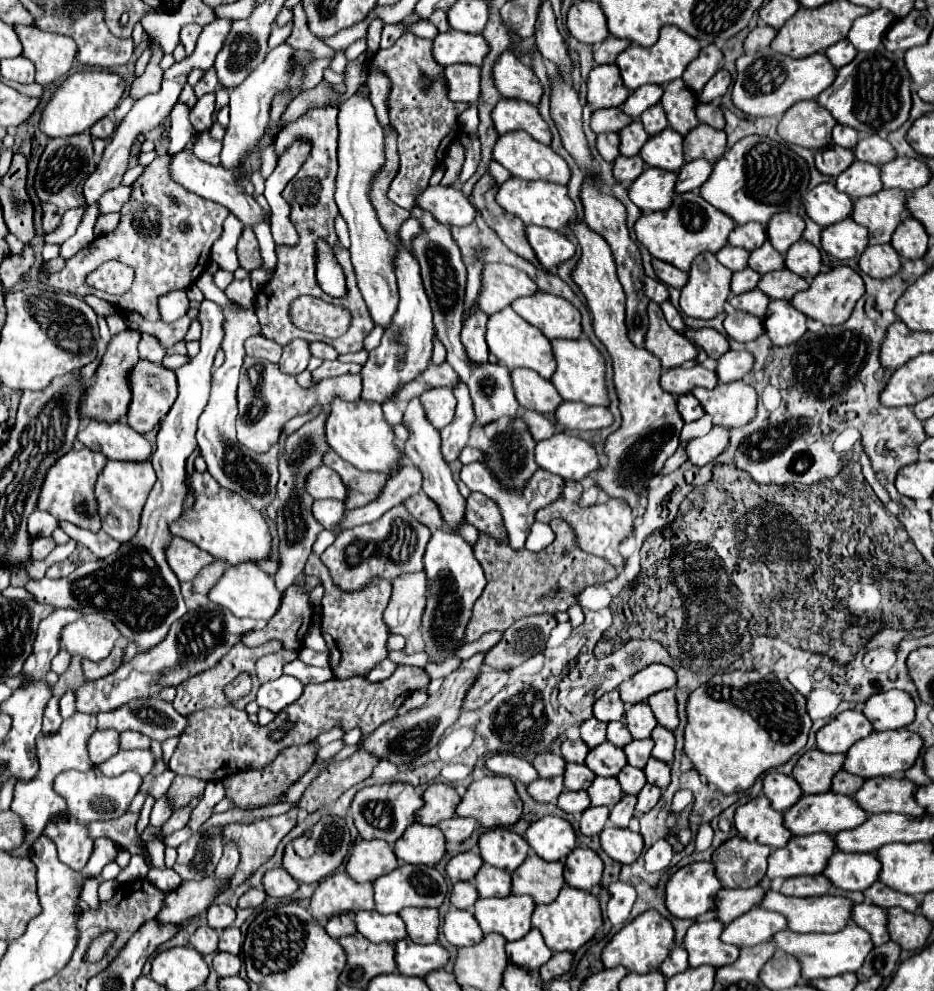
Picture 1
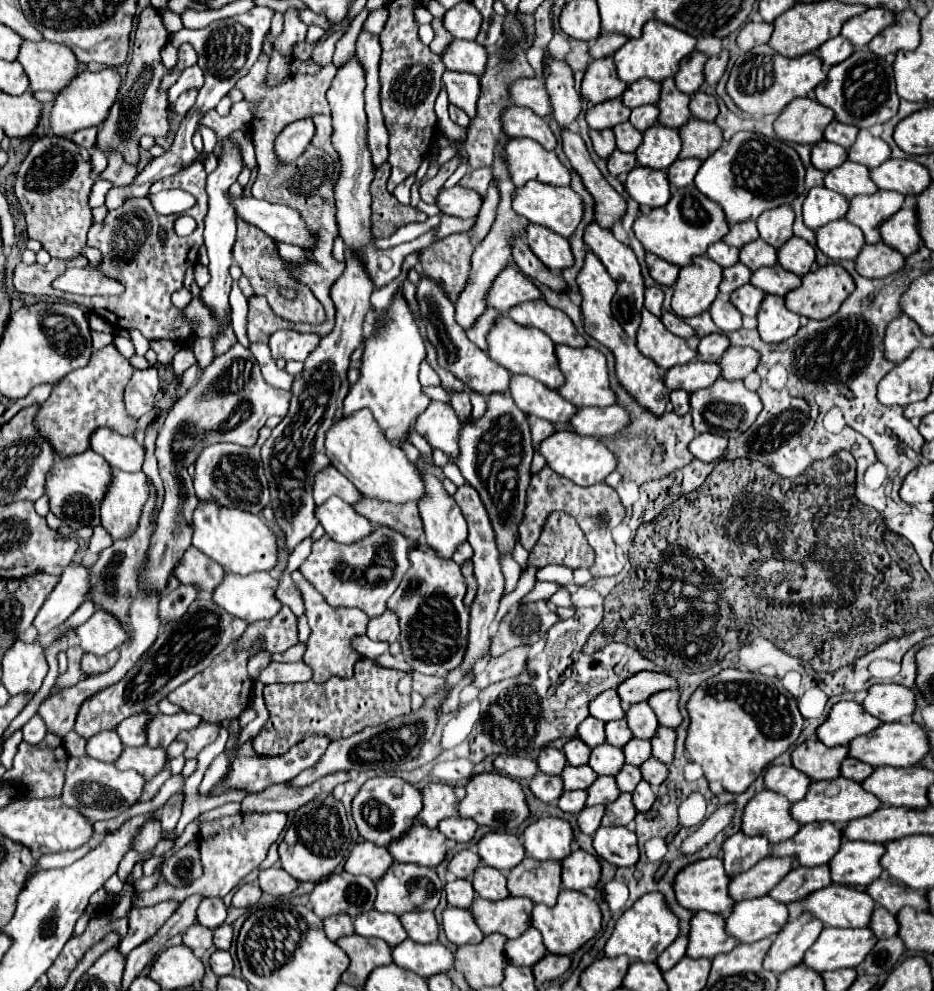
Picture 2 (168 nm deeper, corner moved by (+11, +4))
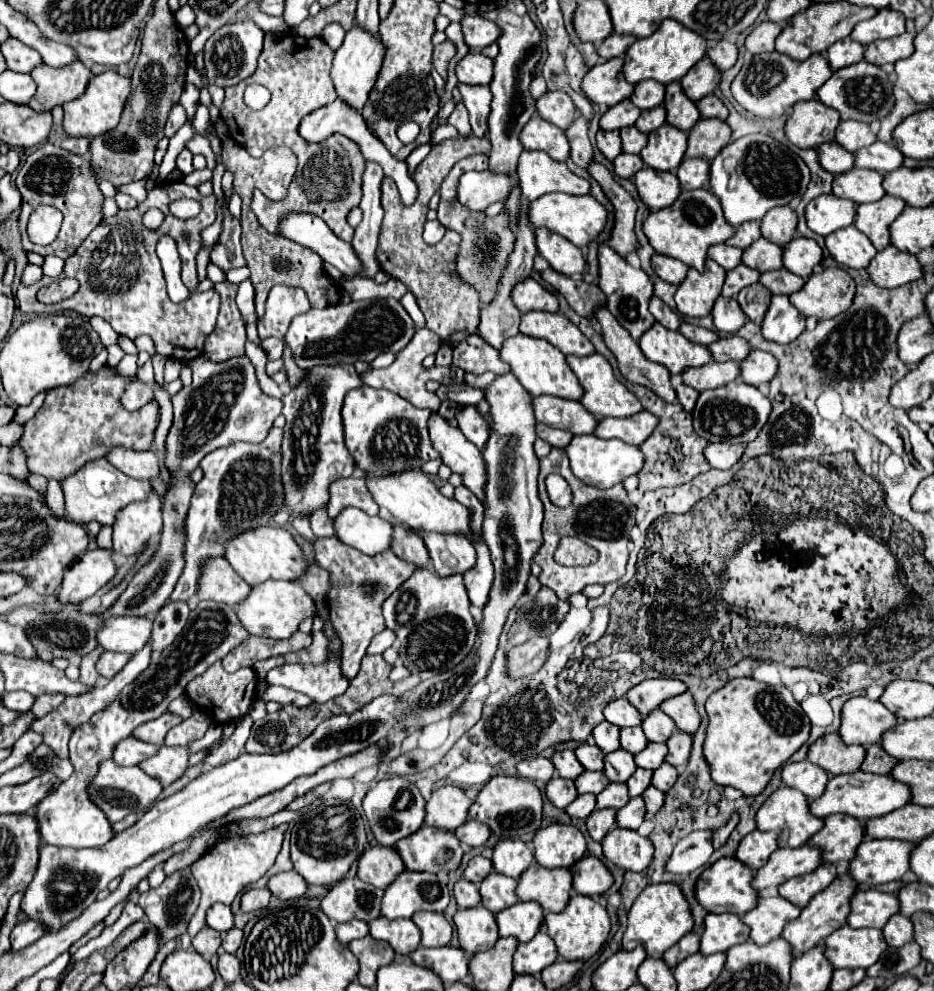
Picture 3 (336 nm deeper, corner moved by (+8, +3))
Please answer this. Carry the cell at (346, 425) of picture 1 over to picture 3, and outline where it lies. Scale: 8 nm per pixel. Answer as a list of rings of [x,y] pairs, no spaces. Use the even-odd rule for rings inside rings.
[[[409,469],[409,471],[399,471],[399,473],[387,473],[387,475],[381,475],[381,477],[365,473],[365,481],[367,481],[369,493],[373,495],[375,503],[379,505],[379,517],[381,519],[385,519],[393,525],[407,525],[415,531],[439,531],[439,533],[459,531],[459,533],[469,533],[469,537],[477,541],[477,537],[473,537],[473,533],[469,531],[469,513],[467,513],[467,509],[463,505],[459,505],[455,499],[445,497],[423,471]]]

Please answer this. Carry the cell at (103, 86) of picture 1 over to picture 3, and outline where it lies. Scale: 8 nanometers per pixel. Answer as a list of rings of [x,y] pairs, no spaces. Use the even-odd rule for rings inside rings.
[[[105,71],[105,73],[91,77],[85,93],[63,105],[63,111],[65,111],[63,129],[65,129],[65,133],[71,137],[93,139],[93,137],[109,131],[109,129],[113,129],[119,123],[119,117],[121,117],[125,99],[129,95],[129,89],[131,89],[131,81],[127,77],[121,77],[117,71]]]

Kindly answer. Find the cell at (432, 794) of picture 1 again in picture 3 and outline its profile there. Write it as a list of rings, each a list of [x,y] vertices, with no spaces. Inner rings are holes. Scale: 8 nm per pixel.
[[[443,785],[433,791],[431,799],[427,801],[427,815],[425,823],[437,829],[457,829],[467,821],[467,809],[471,807],[471,799],[463,793],[461,787]]]

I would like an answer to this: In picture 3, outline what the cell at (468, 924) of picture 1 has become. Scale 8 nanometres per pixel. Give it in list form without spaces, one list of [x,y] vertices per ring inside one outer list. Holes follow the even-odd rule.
[[[483,905],[471,909],[459,909],[453,917],[453,923],[457,927],[461,949],[469,953],[491,949],[499,939],[495,917]]]

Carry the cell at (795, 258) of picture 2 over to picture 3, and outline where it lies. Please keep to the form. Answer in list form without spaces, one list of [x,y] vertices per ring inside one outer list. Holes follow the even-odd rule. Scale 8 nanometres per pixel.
[[[797,237],[783,247],[783,265],[803,279],[807,279],[813,273],[819,261],[821,261],[821,247],[813,239]]]

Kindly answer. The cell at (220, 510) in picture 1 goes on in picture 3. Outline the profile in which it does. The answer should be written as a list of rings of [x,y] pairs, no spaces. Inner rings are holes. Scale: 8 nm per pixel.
[[[257,527],[245,533],[239,533],[233,539],[227,539],[223,557],[229,561],[233,571],[239,577],[243,577],[249,585],[259,585],[267,579],[293,581],[303,575],[305,565],[307,565],[299,545],[293,541],[289,531],[285,531],[283,527]]]

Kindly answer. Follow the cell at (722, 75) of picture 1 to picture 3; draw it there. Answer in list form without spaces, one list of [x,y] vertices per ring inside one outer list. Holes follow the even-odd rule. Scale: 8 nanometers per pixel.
[[[721,39],[713,49],[707,49],[707,55],[713,61],[713,65],[723,73],[723,71],[727,71],[735,65],[737,47],[735,47],[735,43],[731,43],[727,39]]]

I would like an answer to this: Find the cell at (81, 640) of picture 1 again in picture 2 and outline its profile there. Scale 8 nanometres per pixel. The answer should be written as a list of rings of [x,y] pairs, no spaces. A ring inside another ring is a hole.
[[[98,610],[84,624],[80,624],[76,628],[76,634],[80,638],[80,646],[86,652],[92,652],[98,656],[120,648],[128,640],[128,634],[124,632],[116,616],[104,610]]]

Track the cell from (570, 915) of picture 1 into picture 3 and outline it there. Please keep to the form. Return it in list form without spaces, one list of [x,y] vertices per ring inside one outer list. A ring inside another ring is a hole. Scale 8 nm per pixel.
[[[573,895],[567,903],[567,909],[561,913],[545,913],[545,925],[547,933],[553,937],[557,953],[561,959],[567,961],[587,961],[591,955],[595,955],[605,939],[609,937],[609,915],[603,905],[599,905],[595,899],[585,895]]]

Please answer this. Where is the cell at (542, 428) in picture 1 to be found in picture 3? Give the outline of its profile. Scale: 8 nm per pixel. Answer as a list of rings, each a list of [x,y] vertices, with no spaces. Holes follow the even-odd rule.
[[[537,423],[535,429],[537,429],[537,437],[547,441],[551,447],[561,447],[563,449],[563,445],[567,445],[567,441],[571,441],[571,437],[573,437],[569,431],[553,429],[553,427],[547,427],[543,423]]]

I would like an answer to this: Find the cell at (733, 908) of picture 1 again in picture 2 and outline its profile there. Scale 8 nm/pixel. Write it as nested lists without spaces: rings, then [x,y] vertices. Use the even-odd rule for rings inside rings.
[[[766,856],[748,872],[738,874],[730,882],[730,896],[740,902],[748,898],[758,898],[768,894],[792,868],[796,858],[774,858]]]

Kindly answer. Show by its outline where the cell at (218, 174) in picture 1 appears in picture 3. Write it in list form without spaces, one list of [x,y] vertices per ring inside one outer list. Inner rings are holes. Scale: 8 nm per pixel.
[[[285,213],[279,219],[279,235],[315,251],[323,261],[335,265],[345,277],[355,277],[359,259],[349,243],[335,237],[327,223],[313,213]]]

